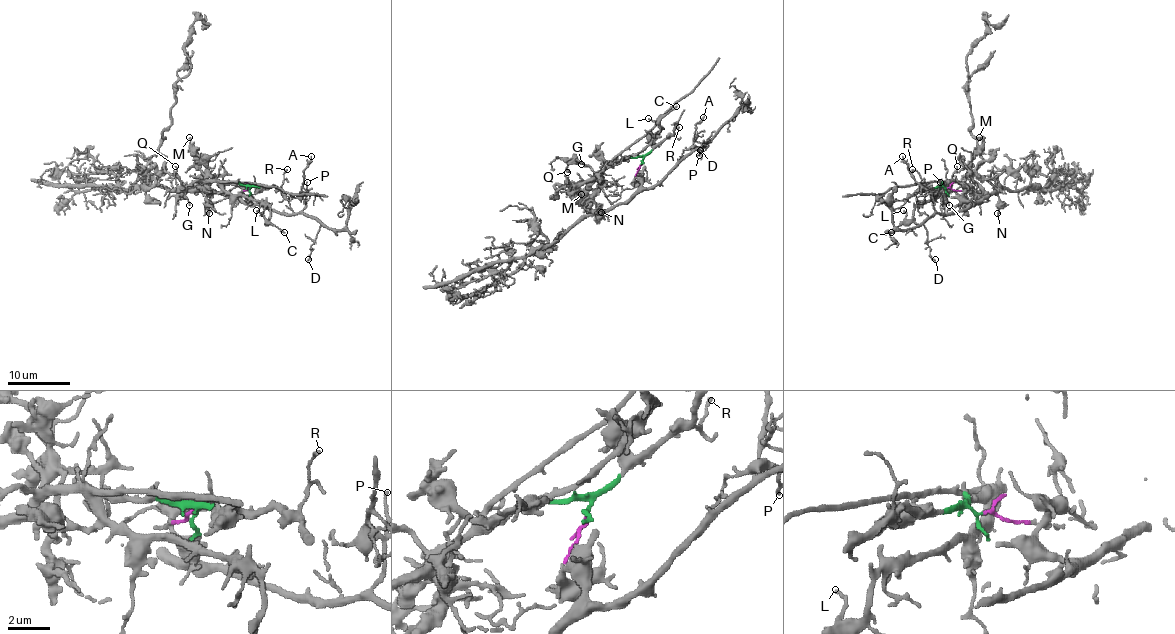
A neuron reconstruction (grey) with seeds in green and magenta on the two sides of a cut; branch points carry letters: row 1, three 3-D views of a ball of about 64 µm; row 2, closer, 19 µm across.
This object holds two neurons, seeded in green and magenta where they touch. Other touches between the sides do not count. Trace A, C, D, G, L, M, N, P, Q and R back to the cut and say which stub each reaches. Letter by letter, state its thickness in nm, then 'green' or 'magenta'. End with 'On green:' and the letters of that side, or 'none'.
A: calibre 190 nm; magenta
C: calibre 130 nm; green
D: calibre 130 nm; magenta
G: calibre 110 nm; green
L: calibre 120 nm; green
M: calibre 180 nm; green
N: calibre 180 nm; magenta
P: calibre 100 nm; magenta
Q: calibre 170 nm; green
R: calibre 140 nm; green
On green: C, G, L, M, Q, R

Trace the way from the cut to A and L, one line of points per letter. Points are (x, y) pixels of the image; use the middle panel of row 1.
A: (642, 161), (635, 175), (645, 188), (654, 188), (698, 147), (693, 144), (695, 125), (702, 118)
L: (642, 161), (640, 157), (632, 157), (615, 163), (625, 157), (637, 155), (662, 130), (659, 122), (648, 118)

